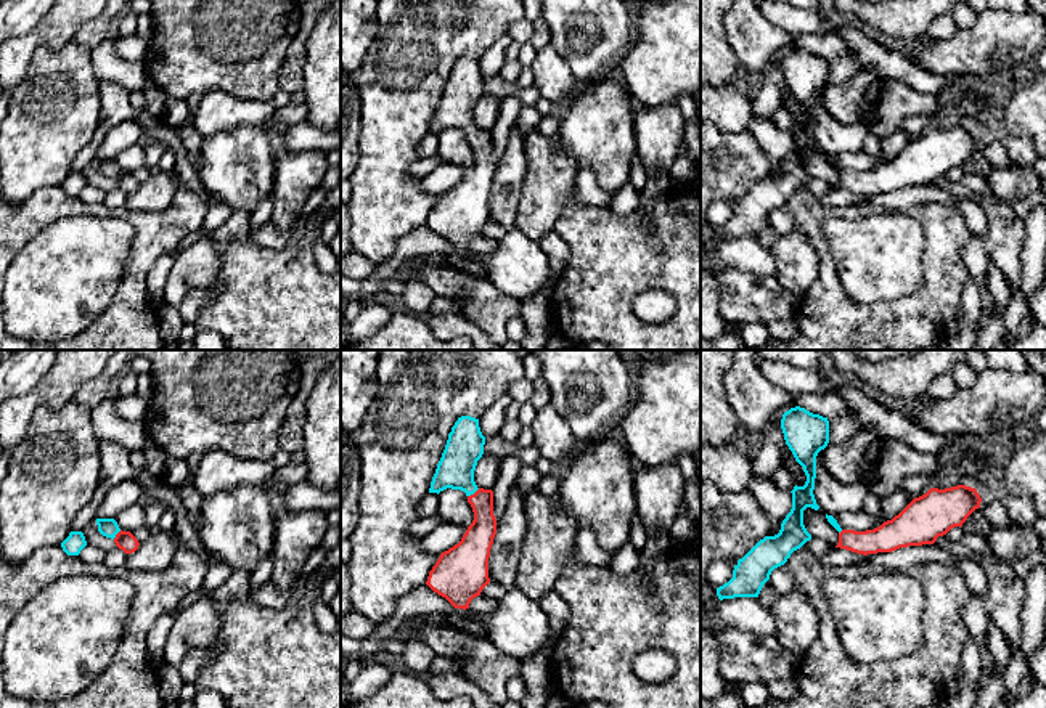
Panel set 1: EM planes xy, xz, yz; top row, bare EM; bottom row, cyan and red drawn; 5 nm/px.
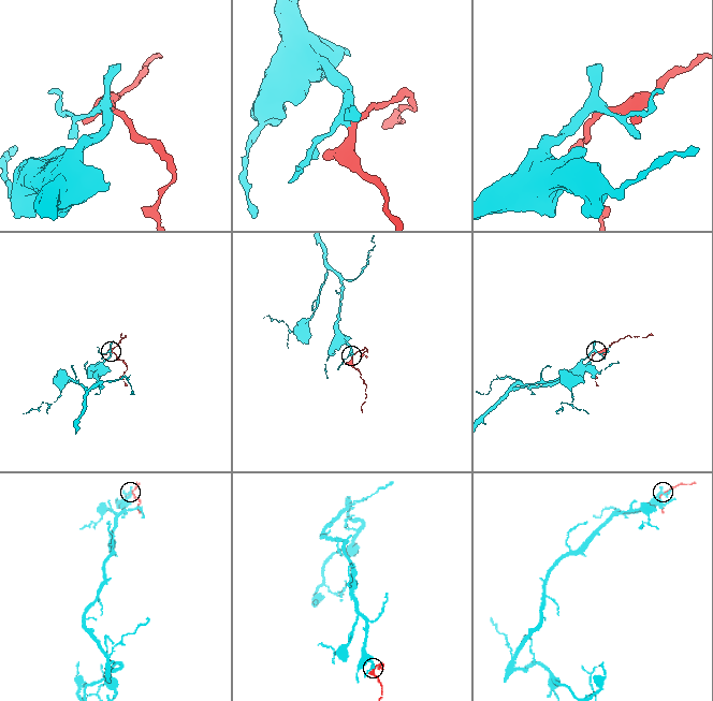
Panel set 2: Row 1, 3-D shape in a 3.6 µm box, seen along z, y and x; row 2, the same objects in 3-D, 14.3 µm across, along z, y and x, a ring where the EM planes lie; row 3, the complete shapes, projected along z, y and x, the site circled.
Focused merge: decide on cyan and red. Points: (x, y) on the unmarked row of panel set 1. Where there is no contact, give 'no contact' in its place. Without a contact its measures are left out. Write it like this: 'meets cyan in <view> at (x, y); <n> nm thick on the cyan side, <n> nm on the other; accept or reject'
meets cyan in xz at (473, 134); 190 nm thick on the cyan side, 160 nm on the other; accept

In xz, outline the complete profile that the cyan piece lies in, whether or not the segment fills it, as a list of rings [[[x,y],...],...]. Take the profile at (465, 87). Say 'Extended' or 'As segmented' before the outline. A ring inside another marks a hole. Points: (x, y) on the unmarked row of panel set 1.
Extended. [[[458,58],[429,128],[429,133],[437,135],[447,128],[464,132],[474,153],[461,181],[440,194],[426,222],[434,233],[463,250],[469,249],[471,241],[490,223],[488,197],[496,175],[493,132],[479,128],[474,122],[484,85],[479,59]]]

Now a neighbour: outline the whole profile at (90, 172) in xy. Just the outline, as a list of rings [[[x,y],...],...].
[[[93,159],[84,170],[82,170],[85,181],[88,186],[95,186],[101,189],[103,193],[109,193],[116,183],[111,178],[103,177],[98,172],[96,159]]]

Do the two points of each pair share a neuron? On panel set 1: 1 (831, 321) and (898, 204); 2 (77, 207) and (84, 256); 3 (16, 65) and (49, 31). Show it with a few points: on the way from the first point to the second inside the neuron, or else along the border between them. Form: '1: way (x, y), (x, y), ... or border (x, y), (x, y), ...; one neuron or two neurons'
1: border (860, 203), (882, 209); two neurons
2: border (116, 217), (68, 215), (50, 222), (44, 228); two neurons
3: way (21, 55), (39, 37); one neuron

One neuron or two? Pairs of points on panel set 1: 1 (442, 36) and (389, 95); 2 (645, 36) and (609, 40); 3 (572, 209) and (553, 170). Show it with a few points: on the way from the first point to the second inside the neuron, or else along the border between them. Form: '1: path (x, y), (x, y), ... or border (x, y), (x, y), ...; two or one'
1: path (428, 50), (400, 81); one
2: border (635, 20), (630, 50), (617, 63); two
3: border (572, 190), (553, 228); two

